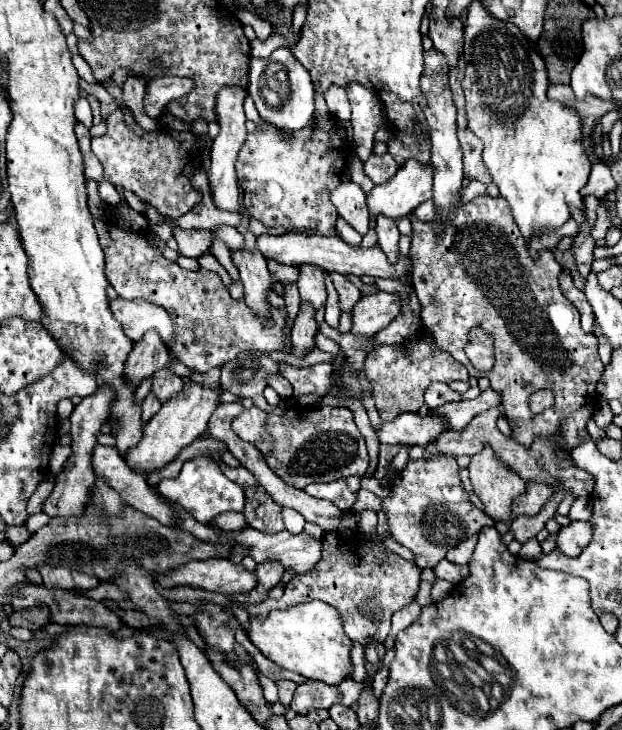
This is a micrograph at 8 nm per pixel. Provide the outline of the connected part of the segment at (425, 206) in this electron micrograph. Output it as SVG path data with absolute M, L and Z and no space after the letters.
M430 199L414 209L414 217L418 217L420 221L432 221L434 215L436 215L436 207L434 207L434 203Z

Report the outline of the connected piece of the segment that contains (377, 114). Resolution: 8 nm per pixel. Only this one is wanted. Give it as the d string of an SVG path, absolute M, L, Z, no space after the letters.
M352 83L348 87L348 99L352 105L352 127L354 127L354 143L356 153L362 163L368 161L374 147L374 133L384 123L384 105L360 83Z

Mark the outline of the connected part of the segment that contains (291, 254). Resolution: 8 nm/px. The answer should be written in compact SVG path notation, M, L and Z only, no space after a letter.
M258 235L256 237L256 249L266 259L276 259L284 265L316 265L326 271L338 271L338 273L354 273L354 275L372 275L372 277L394 277L404 283L406 271L412 267L410 259L400 257L400 263L392 267L386 259L386 255L380 251L380 247L352 247L338 235L334 237L322 237L322 235Z

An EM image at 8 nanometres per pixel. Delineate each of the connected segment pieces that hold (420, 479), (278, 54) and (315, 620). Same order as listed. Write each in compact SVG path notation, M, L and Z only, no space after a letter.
M452 455L408 459L408 465L400 471L400 479L390 487L390 495L382 499L382 509L388 517L388 533L414 553L422 569L436 567L452 547L476 535L484 525L494 525L494 519L470 501L460 483L458 469L456 457Z
M288 47L276 49L268 59L252 57L248 73L248 95L254 99L260 117L278 129L298 131L314 117L314 85L308 71L296 63L296 57Z
M310 601L292 605L288 609L274 609L264 621L260 617L252 617L248 637L270 661L278 663L284 669L296 671L308 679L338 685L352 673L352 641L344 635L338 611L332 609L328 603Z

